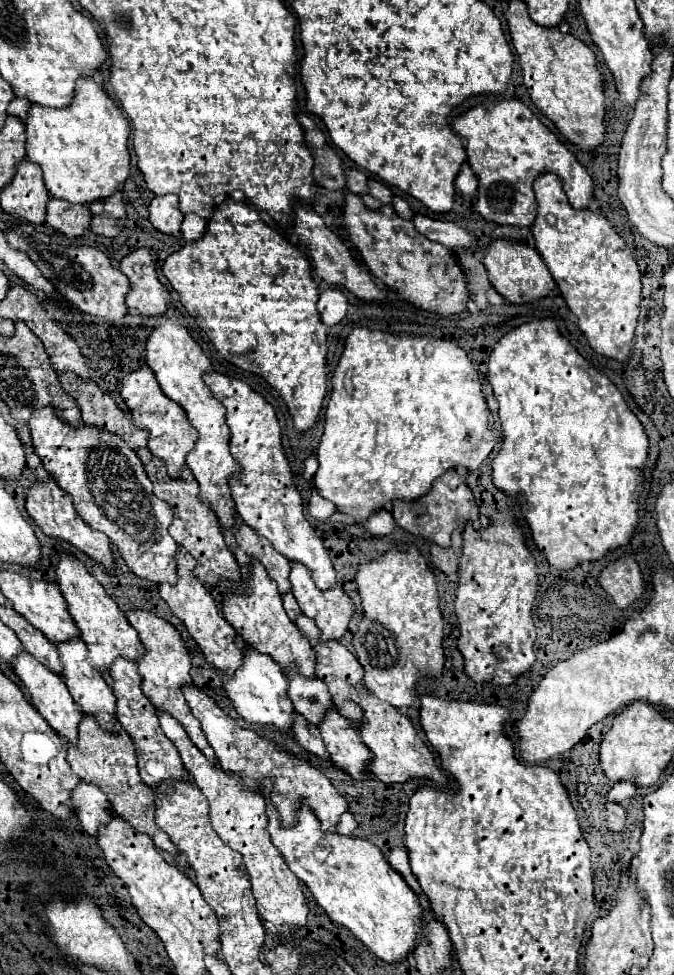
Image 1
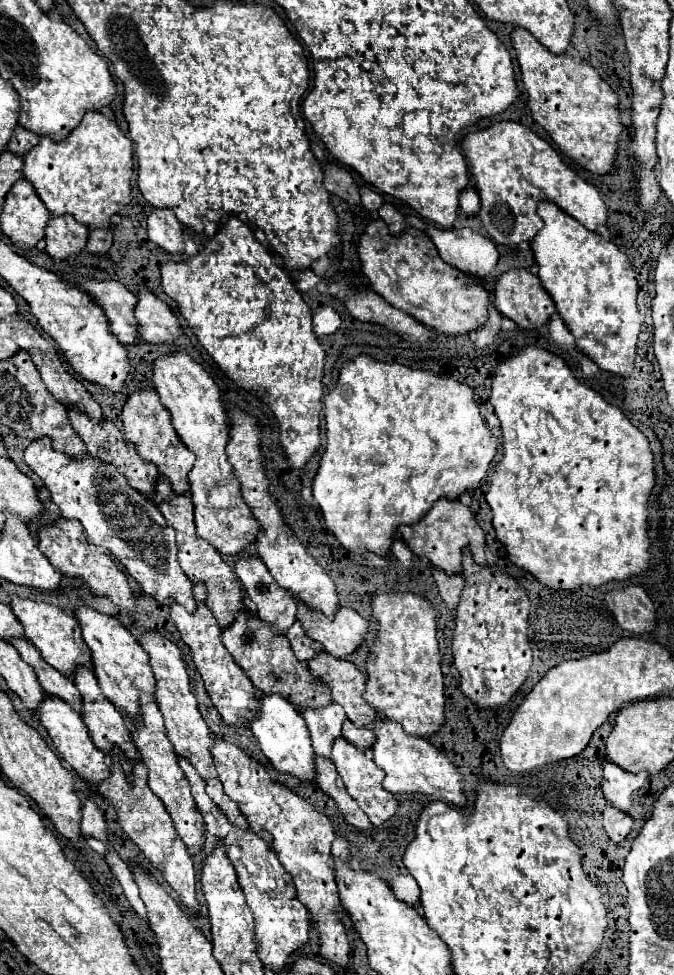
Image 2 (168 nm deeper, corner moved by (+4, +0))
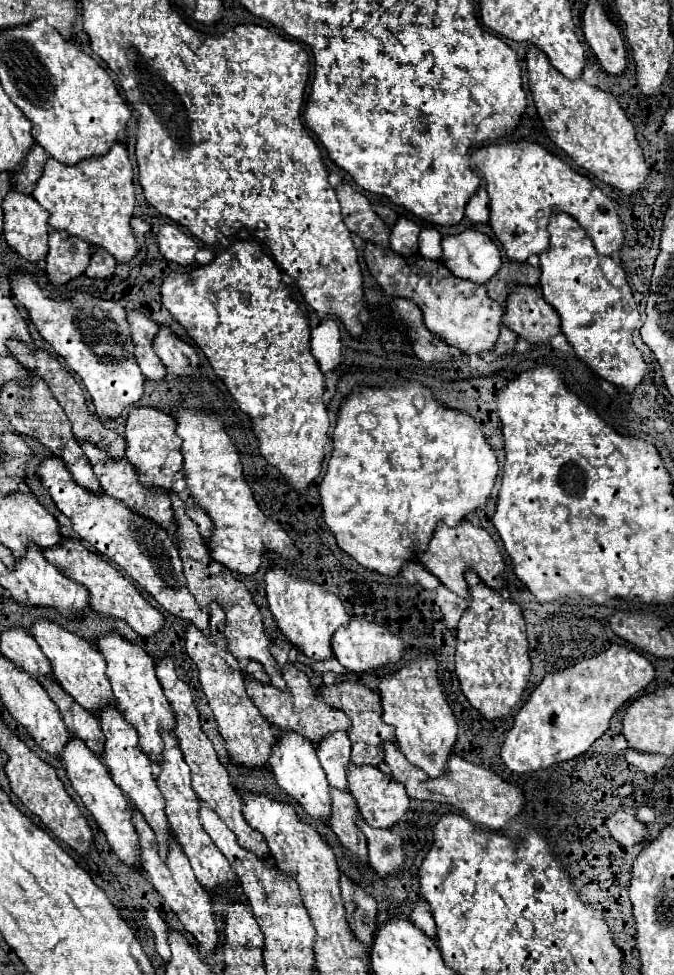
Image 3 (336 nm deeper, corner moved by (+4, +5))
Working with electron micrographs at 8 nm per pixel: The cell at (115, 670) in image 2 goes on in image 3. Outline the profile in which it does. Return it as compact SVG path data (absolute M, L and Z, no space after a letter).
M116 629L100 635L96 639L96 645L108 663L108 679L112 683L112 691L114 691L120 713L136 729L142 751L150 759L158 761L158 755L162 753L162 737L158 729L160 727L168 731L174 729L174 711L156 679L154 659L140 645L128 639L122 639L122 635Z

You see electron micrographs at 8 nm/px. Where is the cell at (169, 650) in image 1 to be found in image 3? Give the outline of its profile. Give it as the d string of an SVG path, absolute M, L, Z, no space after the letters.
M162 655L158 657L158 663L156 663L156 675L158 675L158 681L164 689L164 695L168 697L174 713L176 713L176 727L174 727L174 735L180 743L180 749L182 749L182 755L184 755L184 761L190 765L190 771L192 771L192 787L194 791L198 793L198 797L202 801L206 801L220 817L222 821L234 831L238 843L254 853L258 853L260 857L268 857L270 851L266 847L266 841L262 839L262 835L252 829L244 815L242 815L242 799L240 795L236 793L236 789L230 785L230 777L228 777L228 769L224 763L220 763L214 747L212 747L212 741L208 739L208 735L202 731L202 725L200 725L200 715L196 711L196 705L194 705L194 699L192 699L192 691L190 687L178 679L176 675L176 669L174 669L174 659L168 657L168 655Z

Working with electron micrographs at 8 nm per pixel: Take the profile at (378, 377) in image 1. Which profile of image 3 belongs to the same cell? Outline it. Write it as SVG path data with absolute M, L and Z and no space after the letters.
M398 379L398 381L390 381L386 385L380 385L380 387L368 387L368 385L356 385L352 389L350 395L346 395L340 403L340 409L338 409L338 423L336 423L336 429L332 433L332 441L334 441L334 449L332 449L332 455L330 455L330 461L328 461L328 471L322 479L322 483L318 485L318 493L320 493L320 501L322 501L322 517L326 521L326 525L330 527L330 531L334 533L336 537L336 543L342 551L346 551L348 555L352 555L362 567L366 569L372 569L372 571L378 571L382 575L398 575L400 567L414 559L416 555L416 549L426 549L428 541L432 539L432 533L434 533L434 527L438 521L444 521L446 525L458 525L460 519L464 519L470 511L482 507L486 503L486 499L490 497L492 493L492 487L494 487L494 481L496 481L496 475L498 475L498 459L496 459L496 453L492 449L492 445L488 443L488 439L484 437L484 433L480 431L480 423L464 413L464 411L456 411L456 409L450 409L450 407L444 407L436 397L434 397L434 391L428 389L426 385L418 383L418 381L406 381L406 379Z

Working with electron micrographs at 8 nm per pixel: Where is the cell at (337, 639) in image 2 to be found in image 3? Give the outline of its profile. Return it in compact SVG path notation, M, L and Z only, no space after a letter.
M350 619L350 623L346 627L340 627L334 635L332 635L332 651L334 657L348 669L354 673L364 673L376 667L382 667L386 663L396 663L402 657L404 651L404 643L394 637L386 627L376 625L372 621L366 619Z

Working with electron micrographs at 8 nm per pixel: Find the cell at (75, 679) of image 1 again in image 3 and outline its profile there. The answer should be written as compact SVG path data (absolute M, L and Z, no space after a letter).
M106 705L102 707L102 711L98 713L100 717L100 725L106 737L104 743L104 751L102 751L102 763L108 767L114 783L130 797L130 801L142 811L142 815L146 817L148 825L154 829L156 837L158 837L158 845L160 845L160 853L162 859L166 859L166 851L168 851L168 837L170 837L170 827L168 827L168 819L164 815L164 799L162 793L156 787L154 781L154 769L152 769L152 761L148 759L148 755L140 749L138 745L138 735L136 731L130 727L130 723L126 723L126 719L122 719L122 713L114 707L114 705Z

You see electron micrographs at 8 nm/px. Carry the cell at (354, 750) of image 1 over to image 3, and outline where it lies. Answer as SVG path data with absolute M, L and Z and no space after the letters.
M354 763L348 765L348 791L356 799L360 813L370 827L380 829L392 827L408 811L410 805L410 799L406 791L402 791L402 785L392 775L382 773L378 767L372 765L354 765Z

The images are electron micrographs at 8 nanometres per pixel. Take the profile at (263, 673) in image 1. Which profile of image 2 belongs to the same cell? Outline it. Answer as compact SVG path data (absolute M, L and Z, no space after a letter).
M276 694L260 696L258 700L260 700L260 716L250 722L250 730L258 738L264 756L280 774L290 774L300 782L316 780L316 768L314 768L316 756L310 744L310 734L304 718L282 696L276 696Z

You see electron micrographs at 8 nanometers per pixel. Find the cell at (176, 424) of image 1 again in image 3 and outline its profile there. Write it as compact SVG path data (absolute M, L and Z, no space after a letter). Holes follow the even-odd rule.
M148 405L132 407L130 413L126 415L124 437L126 437L126 459L138 469L140 481L150 487L162 487L166 491L174 491L180 499L184 499L188 517L198 523L200 535L206 537L210 533L210 517L200 507L196 507L196 501L190 495L190 489L186 487L184 471L182 471L184 459L182 459L182 449L180 449L182 439L176 435L176 421L168 413L156 407L148 407ZM188 507L194 507L194 511L190 511Z

